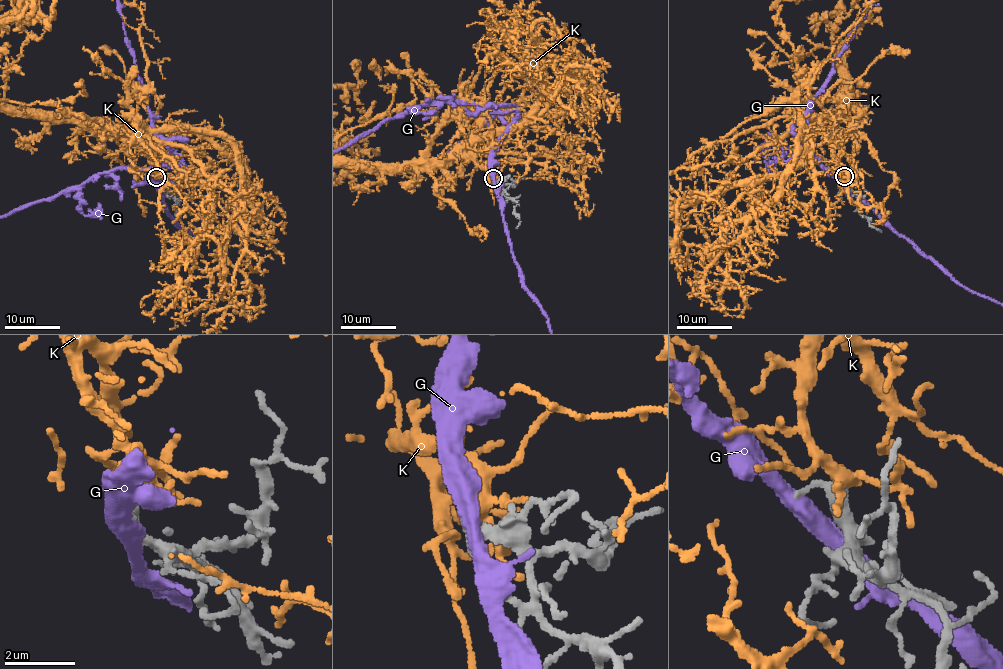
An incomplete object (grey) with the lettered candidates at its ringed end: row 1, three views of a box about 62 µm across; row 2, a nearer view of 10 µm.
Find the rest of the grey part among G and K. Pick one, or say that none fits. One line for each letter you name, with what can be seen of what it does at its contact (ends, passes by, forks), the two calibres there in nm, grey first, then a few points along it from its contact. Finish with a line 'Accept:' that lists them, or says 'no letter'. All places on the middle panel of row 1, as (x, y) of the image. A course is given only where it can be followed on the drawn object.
K: it forks there; 320 nm thick on the grey side, 280 nm on the other
Accept: K

